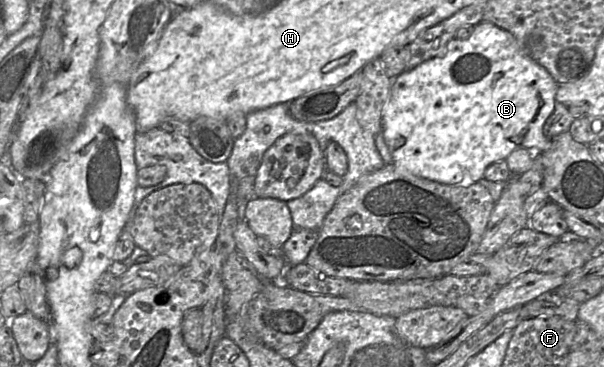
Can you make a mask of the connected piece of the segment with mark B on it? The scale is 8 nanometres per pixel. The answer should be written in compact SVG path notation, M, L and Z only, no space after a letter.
M479 22L465 40L452 38L442 56L392 79L383 107L381 133L392 164L413 175L447 185L470 186L483 178L490 164L505 160L515 149L526 148L539 154L552 146L552 139L544 135L543 129L554 110L559 85L522 51L509 32L490 22Z

